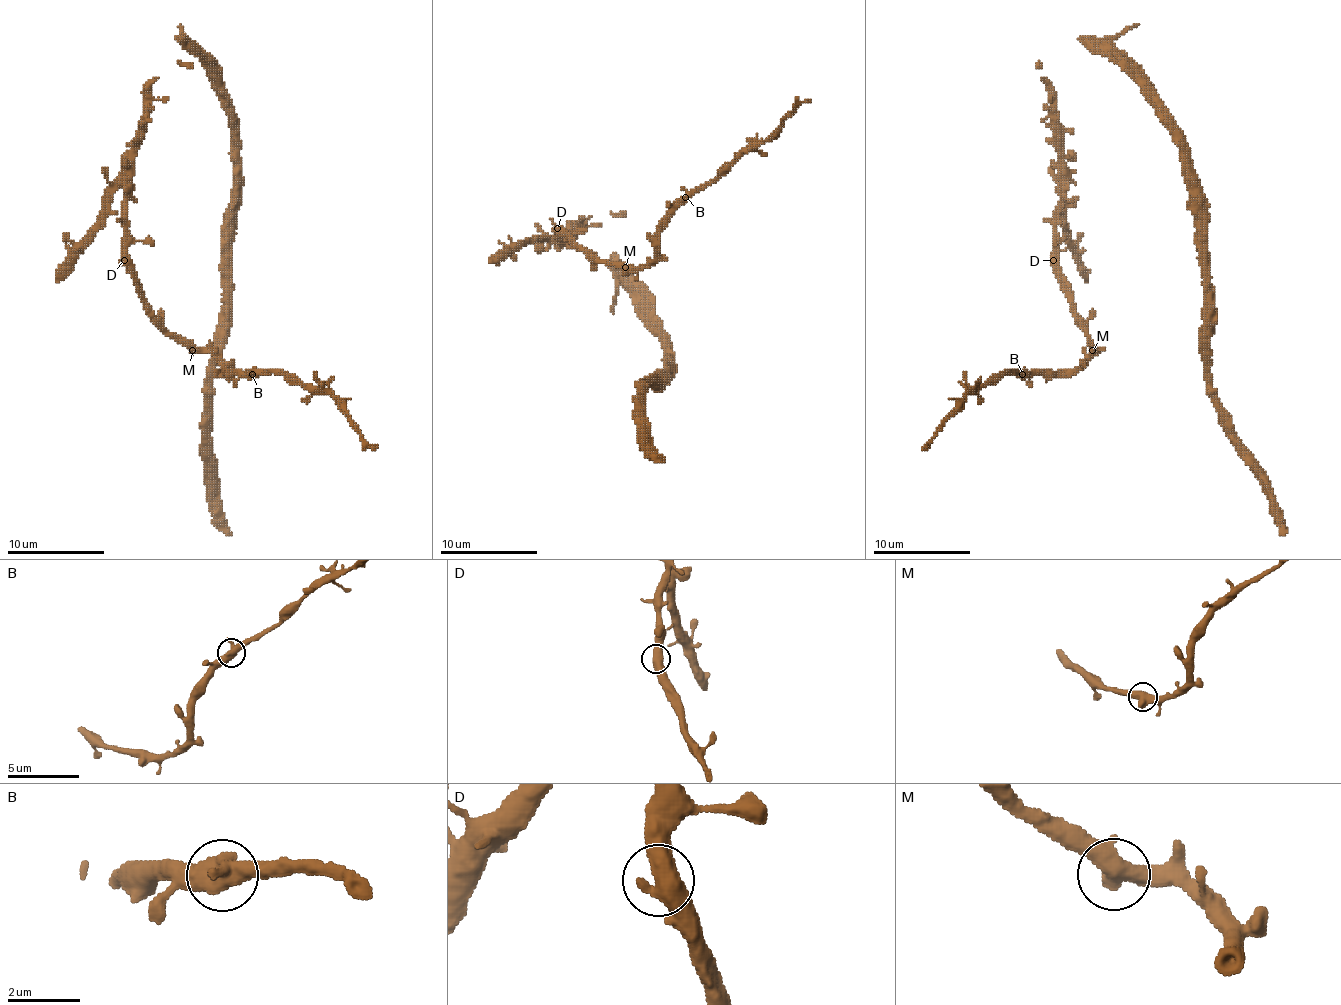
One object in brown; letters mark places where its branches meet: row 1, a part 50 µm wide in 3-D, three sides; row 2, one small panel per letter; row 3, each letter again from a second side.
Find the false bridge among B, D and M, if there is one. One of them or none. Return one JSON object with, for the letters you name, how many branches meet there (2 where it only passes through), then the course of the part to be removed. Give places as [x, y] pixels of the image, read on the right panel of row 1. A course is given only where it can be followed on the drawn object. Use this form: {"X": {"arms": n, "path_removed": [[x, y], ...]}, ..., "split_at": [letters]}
{"split_at": []}

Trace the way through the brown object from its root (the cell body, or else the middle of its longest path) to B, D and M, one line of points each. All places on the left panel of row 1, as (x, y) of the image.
B: (153, 78), (127, 199), (129, 272), (144, 306), (170, 333), (204, 348), (226, 372), (253, 374)
D: (153, 78), (149, 90), (149, 119), (134, 158), (131, 190), (127, 199), (124, 260)
M: (153, 78), (149, 90), (149, 119), (134, 158), (127, 199), (127, 258), (144, 306), (192, 350)

